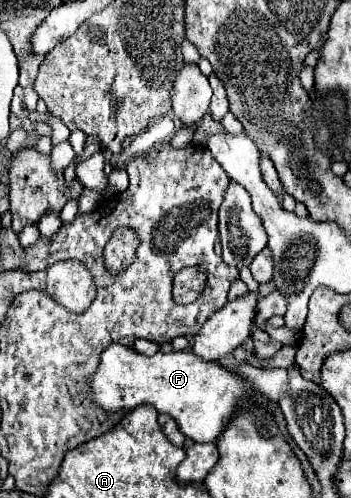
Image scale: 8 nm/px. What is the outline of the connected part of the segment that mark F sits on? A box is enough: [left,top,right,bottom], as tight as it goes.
[87,344,271,442]

